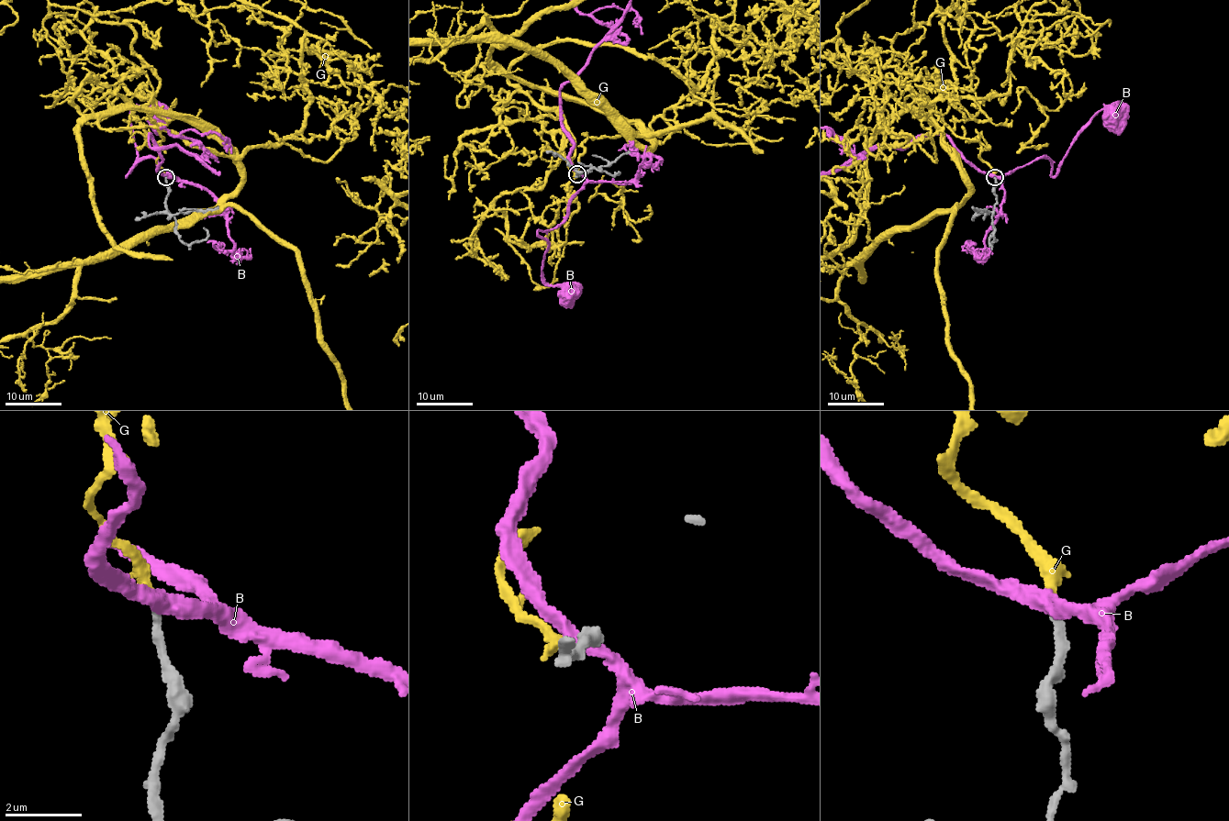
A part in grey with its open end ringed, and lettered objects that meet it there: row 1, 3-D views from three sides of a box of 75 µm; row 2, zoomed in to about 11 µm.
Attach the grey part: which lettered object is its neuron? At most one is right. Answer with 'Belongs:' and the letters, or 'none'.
Belongs: G

